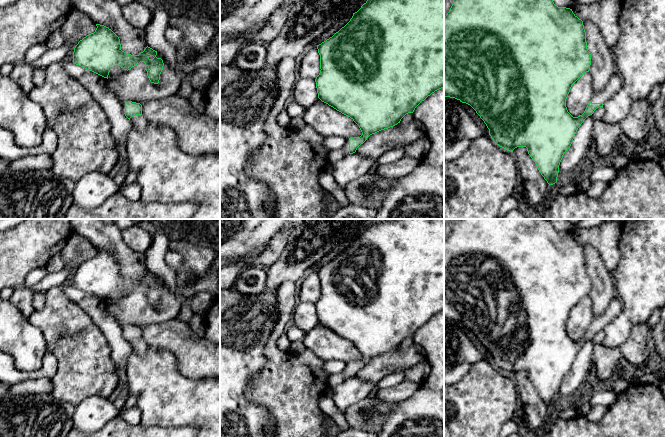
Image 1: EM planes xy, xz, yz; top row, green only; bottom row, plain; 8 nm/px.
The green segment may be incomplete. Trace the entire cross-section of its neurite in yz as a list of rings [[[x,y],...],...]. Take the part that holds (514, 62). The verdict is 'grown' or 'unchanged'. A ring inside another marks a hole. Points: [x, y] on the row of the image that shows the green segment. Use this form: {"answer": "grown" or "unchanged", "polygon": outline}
{"answer": "grown", "polygon": [[[453,0],[449,12],[444,17],[444,97],[455,98],[470,105],[486,124],[493,141],[500,147],[510,152],[517,147],[526,147],[528,154],[549,185],[557,182],[560,162],[564,153],[570,148],[578,128],[597,108],[603,107],[623,84],[622,78],[615,72],[607,86],[593,96],[584,113],[578,117],[573,117],[567,110],[566,99],[572,85],[584,73],[589,72],[590,65],[591,54],[587,49],[583,21],[573,13],[572,9],[558,7],[553,0]]]}

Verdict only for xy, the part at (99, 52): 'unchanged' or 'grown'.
unchanged

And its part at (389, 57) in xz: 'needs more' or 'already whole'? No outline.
needs more

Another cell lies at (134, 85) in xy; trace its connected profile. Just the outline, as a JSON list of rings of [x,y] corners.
[[[157,52],[156,57],[161,58],[164,63],[158,84],[150,82],[144,62],[132,67],[117,80],[108,79],[108,89],[118,98],[121,104],[128,101],[141,103],[167,99],[179,93],[182,76],[170,67],[162,54]]]

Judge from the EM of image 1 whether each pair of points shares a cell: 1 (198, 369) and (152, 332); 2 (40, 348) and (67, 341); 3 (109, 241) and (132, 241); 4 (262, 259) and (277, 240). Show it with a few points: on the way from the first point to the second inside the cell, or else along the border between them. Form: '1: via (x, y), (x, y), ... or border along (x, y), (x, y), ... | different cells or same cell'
1: via (187, 357), (164, 336) | same cell
2: border along (33, 326), (36, 326), (41, 331), (47, 351) | different cells
3: border along (121, 230), (122, 240), (133, 250), (143, 253) | different cells
4: via (267, 254), (276, 245) | same cell

